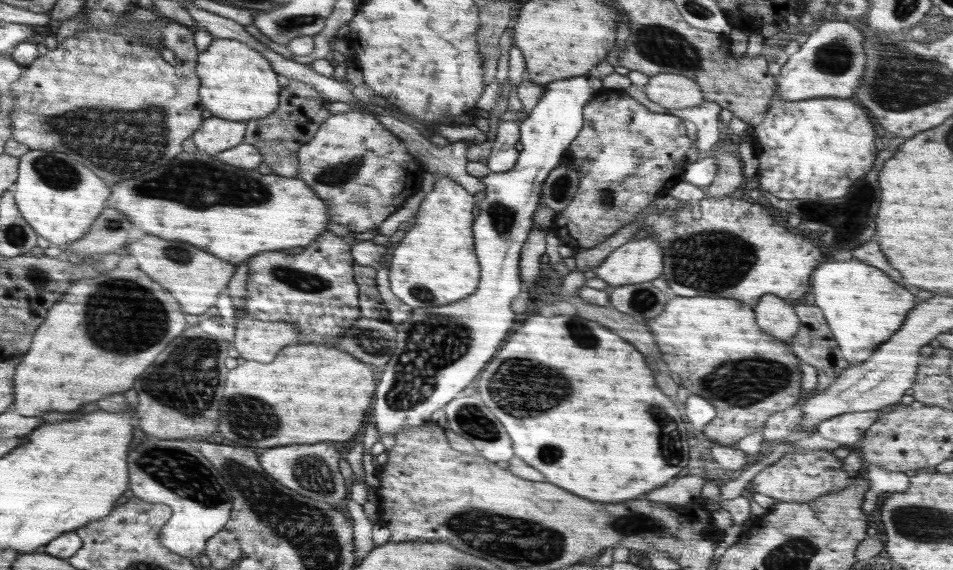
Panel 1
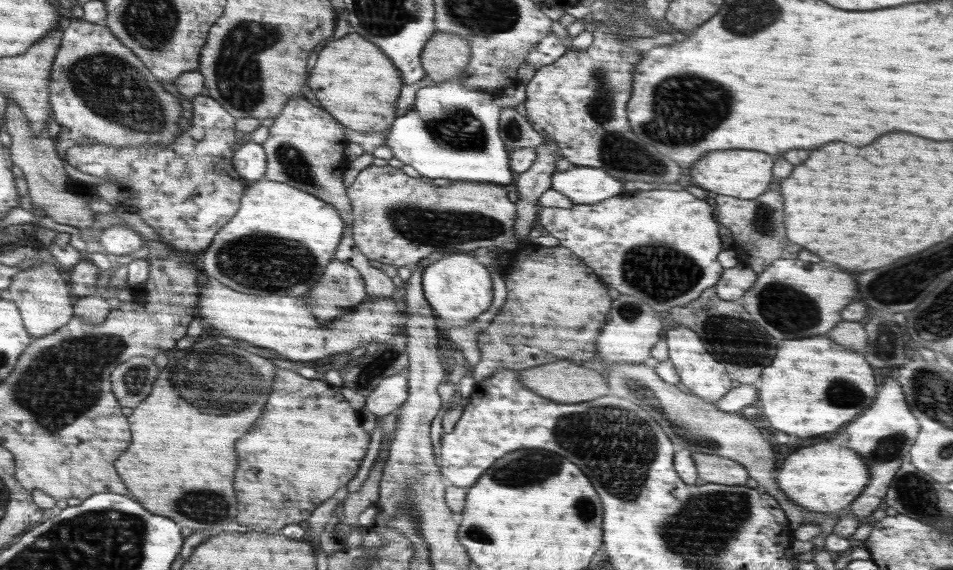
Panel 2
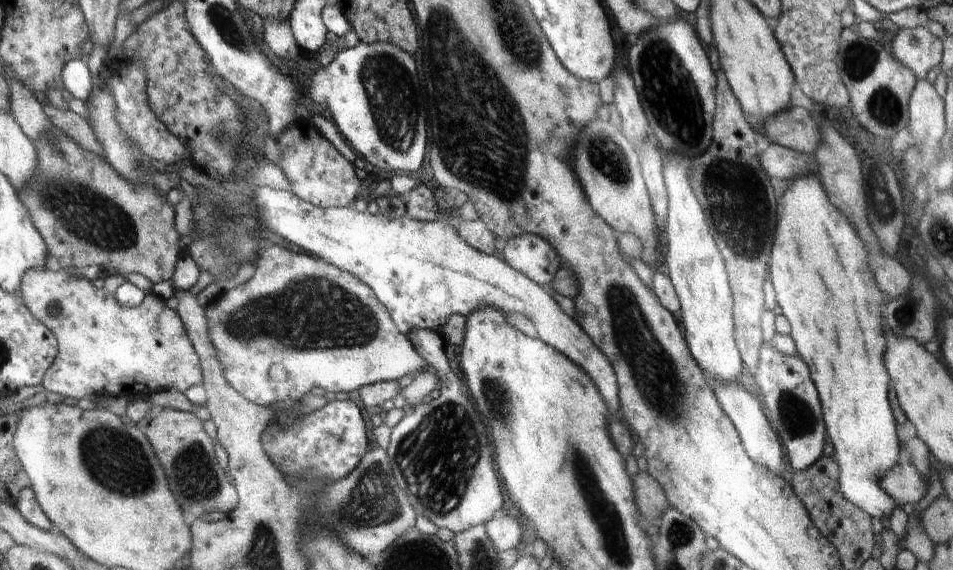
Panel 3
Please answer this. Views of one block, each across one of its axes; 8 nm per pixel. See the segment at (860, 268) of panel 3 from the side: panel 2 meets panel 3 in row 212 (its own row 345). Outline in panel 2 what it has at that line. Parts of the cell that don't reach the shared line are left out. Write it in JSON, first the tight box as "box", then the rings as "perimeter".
{"box":[758,336,878,438],"perimeter":[[[826,336],[800,338],[800,340],[790,340],[790,342],[780,344],[774,362],[770,366],[766,366],[760,376],[758,400],[762,402],[764,418],[776,430],[782,430],[786,434],[794,434],[800,438],[834,432],[840,426],[844,426],[846,422],[852,422],[875,401],[878,391],[872,367],[864,358],[865,354],[848,350]]]}

